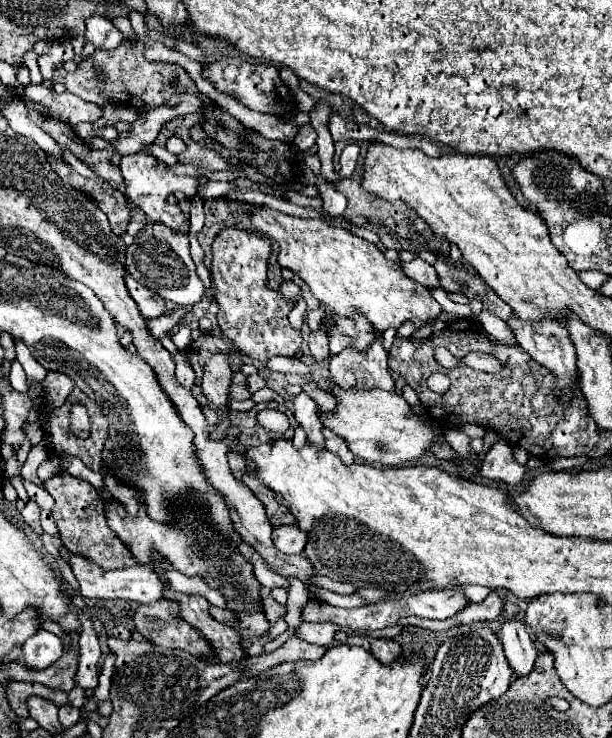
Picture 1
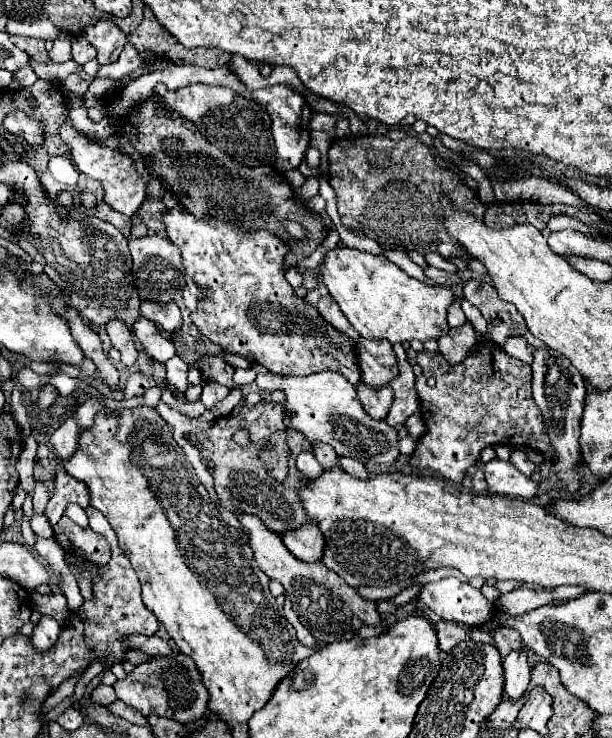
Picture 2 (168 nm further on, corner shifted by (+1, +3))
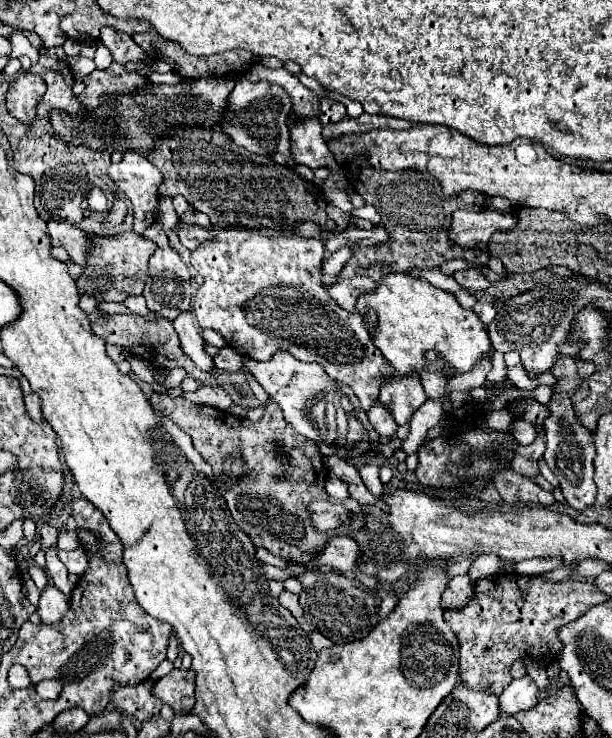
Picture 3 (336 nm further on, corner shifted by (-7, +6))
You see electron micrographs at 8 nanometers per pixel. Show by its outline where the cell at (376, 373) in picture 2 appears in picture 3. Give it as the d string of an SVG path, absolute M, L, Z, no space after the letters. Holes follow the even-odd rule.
M401 376L393 378L381 386L379 402L393 414L399 426L407 424L411 416L419 410L423 402L427 402L427 394L417 376Z

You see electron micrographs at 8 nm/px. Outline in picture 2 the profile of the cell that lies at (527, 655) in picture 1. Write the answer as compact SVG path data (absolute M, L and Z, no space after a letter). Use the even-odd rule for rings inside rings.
M511 651L503 659L503 667L505 667L505 695L511 699L519 699L527 691L529 677L531 677L527 653Z

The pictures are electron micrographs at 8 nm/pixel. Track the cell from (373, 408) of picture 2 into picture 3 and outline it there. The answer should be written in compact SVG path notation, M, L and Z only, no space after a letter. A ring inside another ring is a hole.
M379 402L373 406L373 410L371 410L371 412L367 412L367 416L369 416L369 422L371 422L371 426L375 428L375 432L379 434L379 438L381 438L381 440L389 442L389 440L393 440L393 438L395 438L393 434L397 432L397 424L395 424L393 416L389 414L389 410L381 408L381 404L379 404Z

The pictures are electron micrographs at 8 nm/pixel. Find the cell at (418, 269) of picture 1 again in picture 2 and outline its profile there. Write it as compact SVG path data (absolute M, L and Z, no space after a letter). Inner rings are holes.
M429 265L429 267L425 267L423 271L425 271L427 279L431 279L431 281L433 281L433 283L437 283L437 285L447 285L447 287L451 287L451 285L459 283L459 275L451 275L451 273L439 271L439 269L431 267L431 265Z

